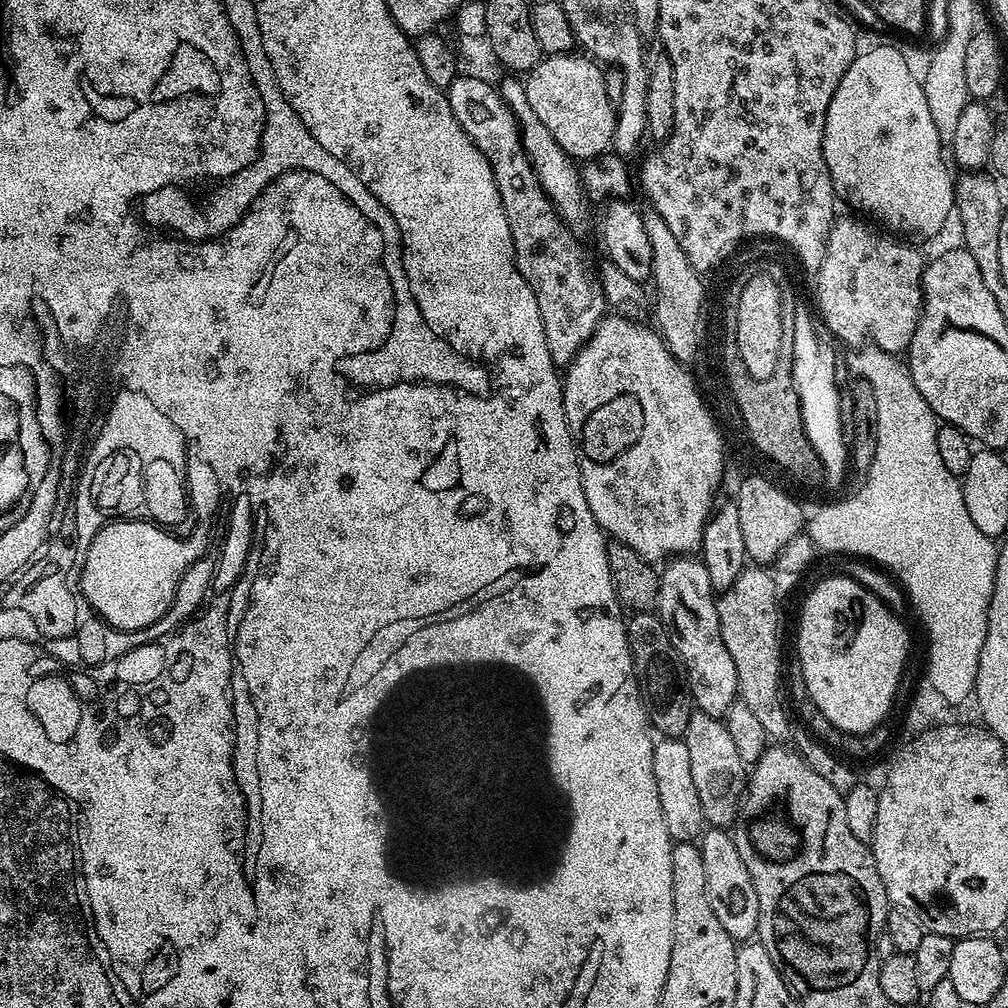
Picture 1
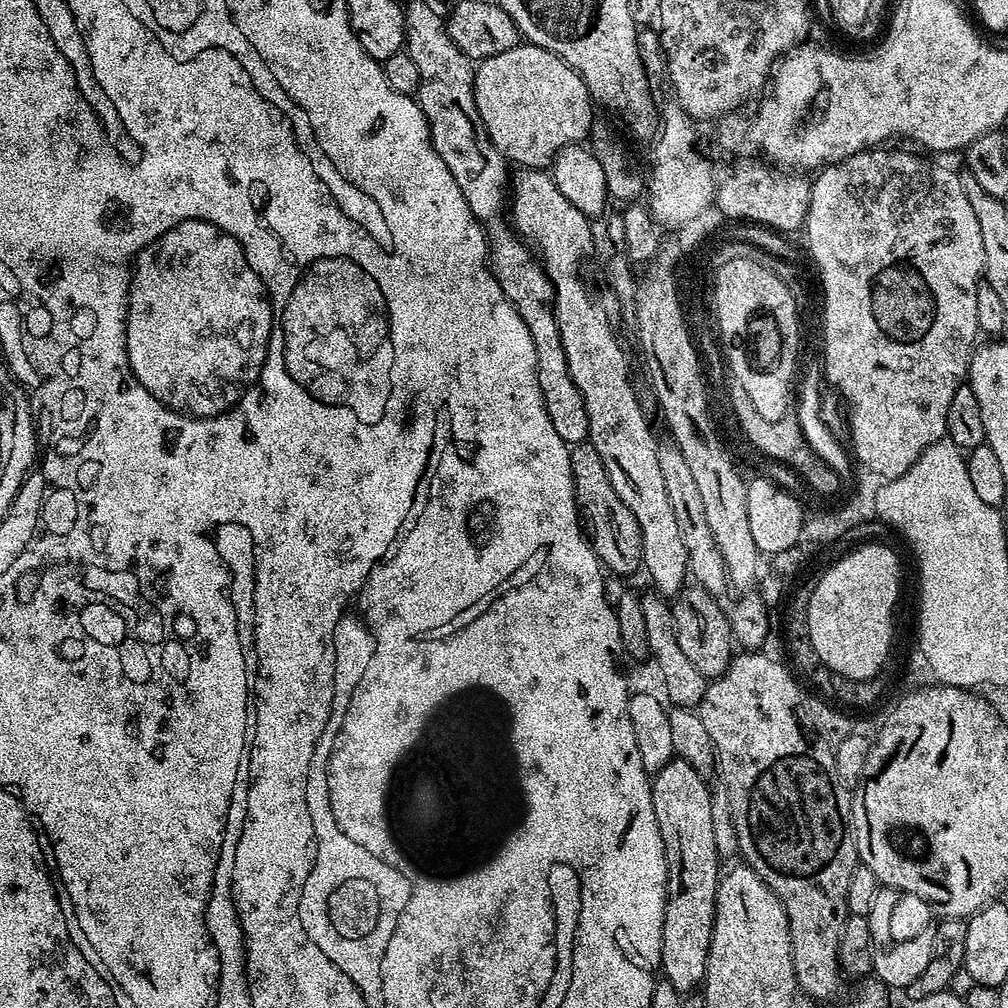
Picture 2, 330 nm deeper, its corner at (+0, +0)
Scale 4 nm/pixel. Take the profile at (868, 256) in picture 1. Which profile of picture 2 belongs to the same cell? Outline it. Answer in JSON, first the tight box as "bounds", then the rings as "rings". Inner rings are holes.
{"bounds":[803,146,984,475],"rings":[[[877,146],[866,152],[859,152],[837,164],[830,164],[815,173],[808,193],[808,217],[804,220],[803,235],[808,235],[807,253],[815,253],[827,281],[827,338],[828,370],[823,379],[833,389],[846,398],[848,407],[847,429],[856,433],[856,444],[860,456],[885,475],[896,475],[910,470],[934,442],[945,439],[946,414],[950,411],[950,401],[954,390],[965,383],[968,374],[968,361],[977,347],[978,333],[978,284],[984,276],[984,247],[982,230],[978,218],[974,215],[974,206],[966,198],[966,190],[961,173],[951,172],[944,164],[935,164],[932,160],[923,160],[912,152],[883,152]]]}

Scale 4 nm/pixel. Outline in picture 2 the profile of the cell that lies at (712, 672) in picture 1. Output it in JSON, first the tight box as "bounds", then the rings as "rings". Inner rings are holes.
{"bounds":[510,170,690,598],"rings":[[[524,170],[519,174],[521,176],[517,180],[515,177],[510,184],[510,223],[517,236],[534,245],[556,291],[556,321],[562,334],[562,348],[566,350],[566,364],[586,406],[587,443],[592,444],[602,457],[602,466],[606,466],[610,486],[618,490],[618,498],[622,498],[622,502],[630,506],[630,514],[638,518],[642,530],[643,567],[646,572],[648,568],[651,587],[665,598],[674,598],[690,576],[686,547],[658,466],[657,433],[652,433],[644,417],[632,376],[628,373],[624,348],[616,341],[608,312],[592,297],[580,273],[592,252],[589,217],[566,202],[547,171]]]}

